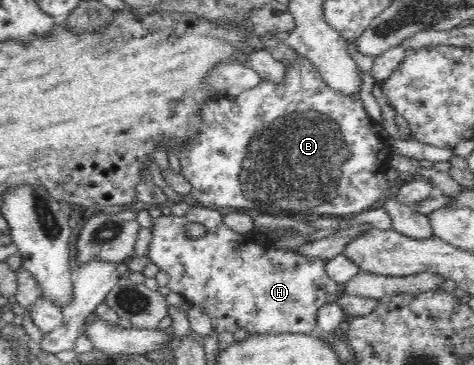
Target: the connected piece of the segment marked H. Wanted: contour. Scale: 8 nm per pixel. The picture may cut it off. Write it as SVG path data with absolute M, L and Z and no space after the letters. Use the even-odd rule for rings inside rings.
M190 203L190 210L187 212L187 214L183 216L176 216L166 213L166 215L153 218L152 224L152 241L149 244L148 252L145 256L147 256L148 260L153 264L156 264L159 267L159 270L165 270L165 272L169 274L170 281L168 282L168 287L171 291L175 292L175 294L180 294L184 299L187 300L189 304L195 304L195 306L199 306L199 308L201 308L205 314L208 314L212 322L212 330L215 332L231 332L231 334L234 334L234 332L241 330L241 328L246 330L251 335L277 335L280 333L311 334L318 331L317 310L320 310L321 306L327 304L327 300L329 300L329 296L331 296L331 294L335 294L335 292L337 292L338 282L335 282L335 280L329 277L327 271L325 271L325 264L327 264L327 259L307 257L305 255L301 255L301 253L297 253L297 251L290 249L277 249L273 247L272 242L265 246L261 246L255 242L255 239L253 239L253 232L251 232L249 235L244 235L241 237L241 234L231 230L231 228L229 228L221 220L219 209L211 209L208 207L195 205L193 203ZM188 222L199 222L203 224L207 230L206 235L198 239L191 239L185 235L185 225Z

